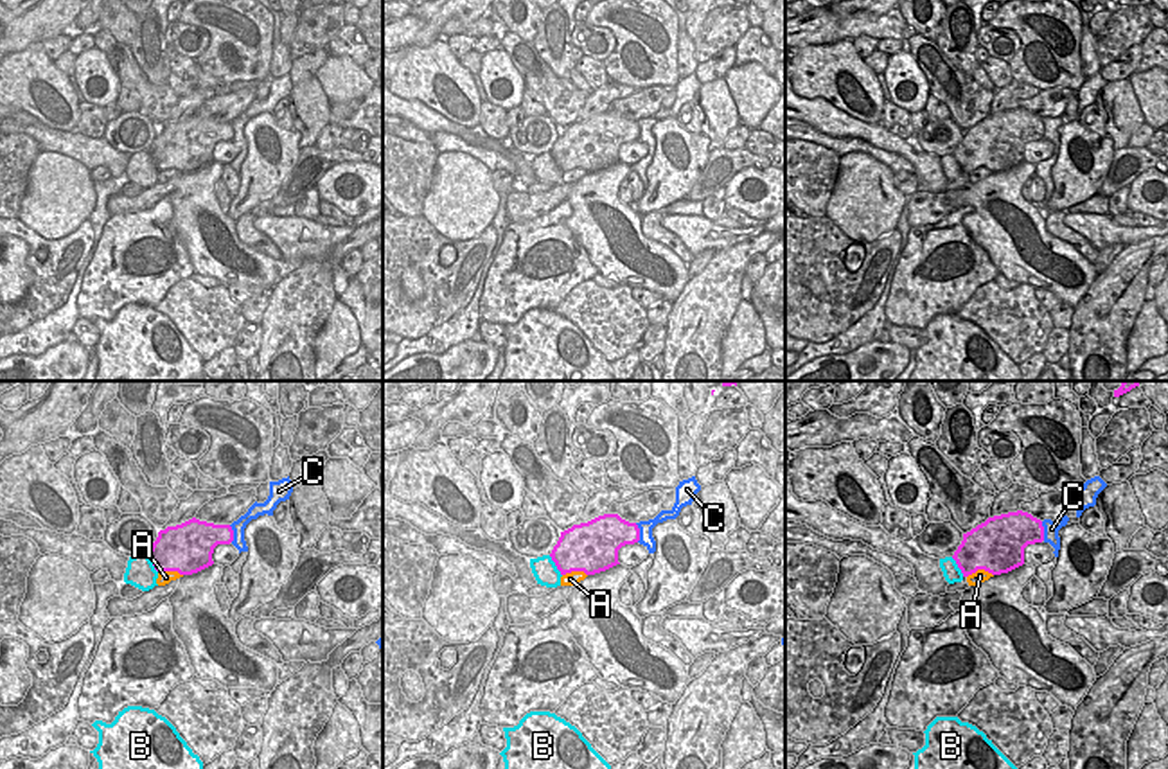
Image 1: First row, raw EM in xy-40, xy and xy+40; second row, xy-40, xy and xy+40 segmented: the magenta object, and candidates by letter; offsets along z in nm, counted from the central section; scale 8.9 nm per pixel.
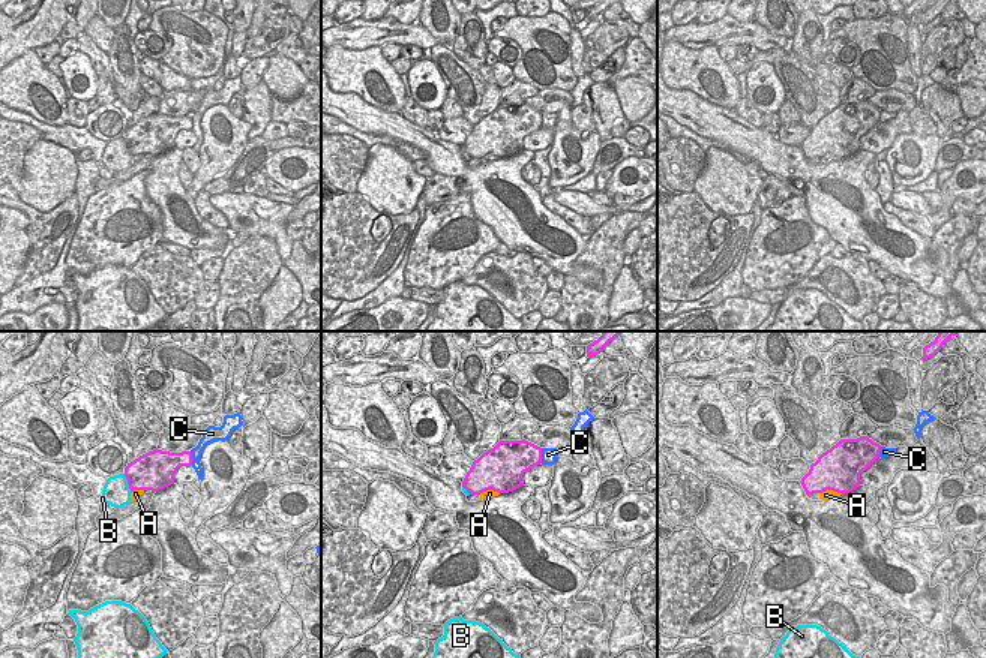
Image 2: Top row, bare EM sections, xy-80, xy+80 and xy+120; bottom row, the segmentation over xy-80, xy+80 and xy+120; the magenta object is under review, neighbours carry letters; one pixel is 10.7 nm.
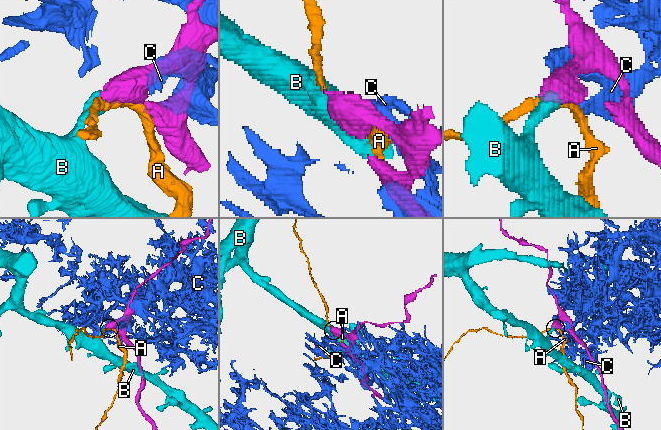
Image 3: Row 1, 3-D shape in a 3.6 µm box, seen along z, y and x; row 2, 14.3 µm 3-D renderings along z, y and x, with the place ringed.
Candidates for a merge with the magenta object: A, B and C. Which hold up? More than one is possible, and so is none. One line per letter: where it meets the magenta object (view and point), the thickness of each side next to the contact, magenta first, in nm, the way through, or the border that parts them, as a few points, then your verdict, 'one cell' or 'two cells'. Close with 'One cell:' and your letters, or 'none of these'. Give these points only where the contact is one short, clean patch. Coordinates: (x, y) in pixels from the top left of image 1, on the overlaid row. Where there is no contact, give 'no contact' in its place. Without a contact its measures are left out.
A: meets magenta in xy+40 at (980, 568); 480 nm thick on the magenta side, 120 nm on the other; two cells
B: meets magenta in xy at (556, 565); 380 nm thick on the magenta side, 220 nm on the other; border along xy (548, 556), (561, 575); two cells
C: meets magenta in xy at (638, 532); 320 nm thick on the magenta side, 130 nm on the other; two cells
One cell: none of these

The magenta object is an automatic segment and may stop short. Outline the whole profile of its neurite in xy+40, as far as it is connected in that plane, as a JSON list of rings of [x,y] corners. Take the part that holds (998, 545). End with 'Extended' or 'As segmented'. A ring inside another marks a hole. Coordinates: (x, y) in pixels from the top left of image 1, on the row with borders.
[[[1017,510],[988,517],[970,532],[963,534],[952,521],[929,523],[925,530],[913,539],[913,544],[934,559],[952,557],[963,577],[985,570],[992,575],[1008,573],[1024,564],[1024,548],[1044,541],[1042,521],[1028,512]]]. Extended

